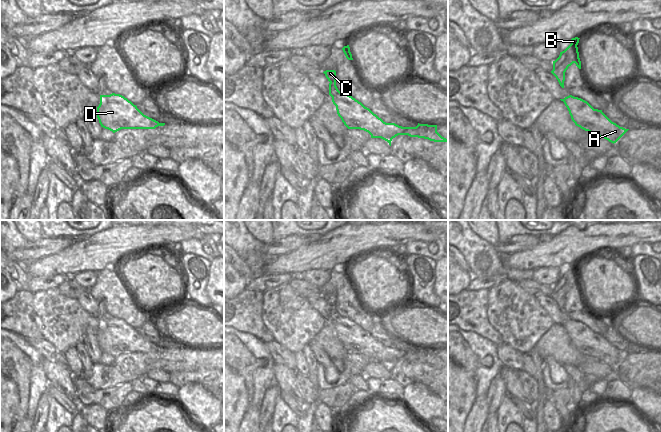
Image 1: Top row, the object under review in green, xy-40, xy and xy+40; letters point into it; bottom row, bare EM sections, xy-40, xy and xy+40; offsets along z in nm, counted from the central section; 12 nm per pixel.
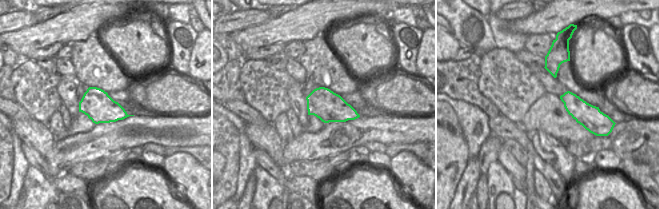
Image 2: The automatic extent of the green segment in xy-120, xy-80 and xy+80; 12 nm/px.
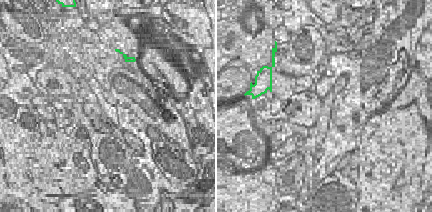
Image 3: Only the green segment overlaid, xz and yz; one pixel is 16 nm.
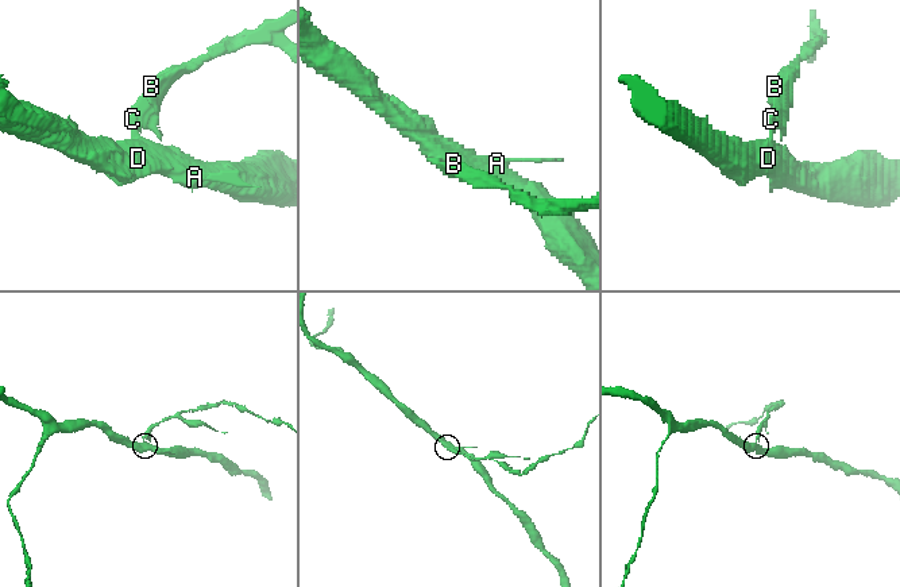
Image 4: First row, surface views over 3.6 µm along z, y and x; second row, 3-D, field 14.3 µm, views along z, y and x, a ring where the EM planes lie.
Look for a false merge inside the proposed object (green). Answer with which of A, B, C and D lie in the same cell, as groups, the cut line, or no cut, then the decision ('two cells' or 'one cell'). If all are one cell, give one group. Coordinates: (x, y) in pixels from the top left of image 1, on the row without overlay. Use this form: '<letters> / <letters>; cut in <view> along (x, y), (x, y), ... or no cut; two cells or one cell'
A D / B C; cut in xy along (330, 305), (335, 306); two cells

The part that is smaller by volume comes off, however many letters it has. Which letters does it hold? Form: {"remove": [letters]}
{"remove": ["B", "C"]}

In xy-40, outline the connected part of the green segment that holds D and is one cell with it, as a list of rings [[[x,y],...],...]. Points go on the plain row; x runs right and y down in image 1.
[[[115,317],[100,319],[97,342],[101,351],[113,357],[121,353],[155,353],[165,349],[144,339],[131,325]]]

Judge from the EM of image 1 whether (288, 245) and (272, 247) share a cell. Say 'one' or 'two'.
one

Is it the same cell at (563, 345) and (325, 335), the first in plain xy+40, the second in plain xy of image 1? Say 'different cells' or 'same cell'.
same cell

